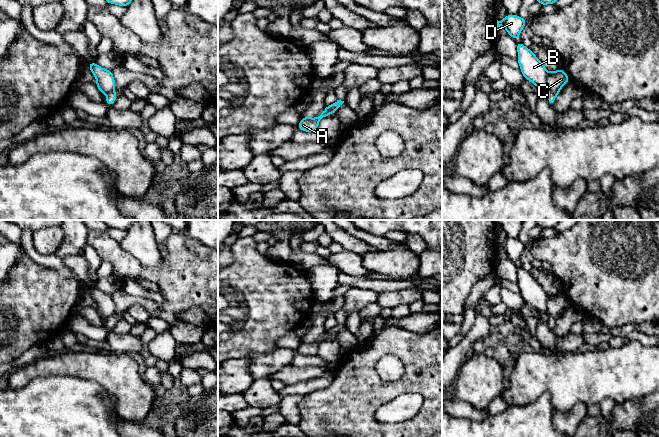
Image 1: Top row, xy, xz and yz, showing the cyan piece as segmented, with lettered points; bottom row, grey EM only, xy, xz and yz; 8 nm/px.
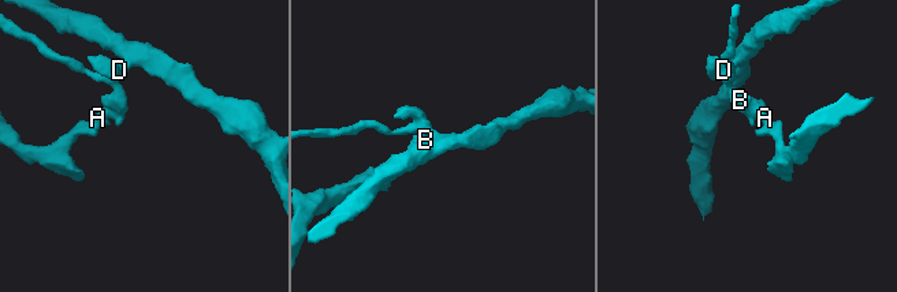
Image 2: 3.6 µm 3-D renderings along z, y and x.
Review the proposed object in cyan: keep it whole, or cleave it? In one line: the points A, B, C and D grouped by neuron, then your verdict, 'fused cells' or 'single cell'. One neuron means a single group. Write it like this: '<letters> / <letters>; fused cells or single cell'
A C / B D; fused cells

